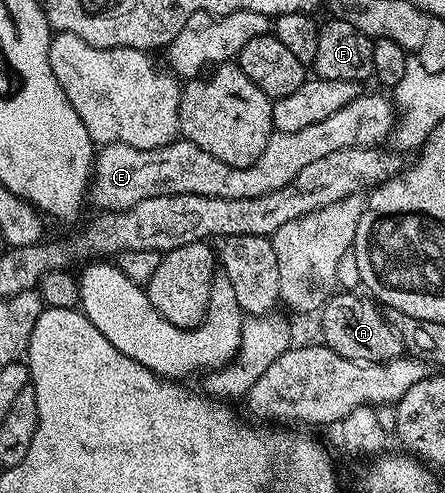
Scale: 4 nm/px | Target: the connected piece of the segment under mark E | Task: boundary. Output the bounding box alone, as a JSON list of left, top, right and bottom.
[90,94,397,212]

